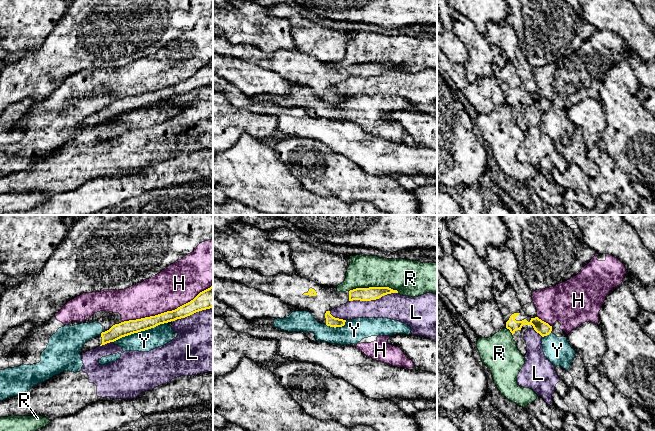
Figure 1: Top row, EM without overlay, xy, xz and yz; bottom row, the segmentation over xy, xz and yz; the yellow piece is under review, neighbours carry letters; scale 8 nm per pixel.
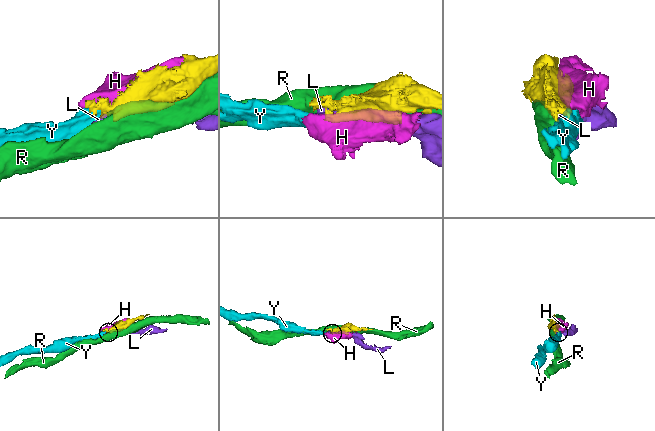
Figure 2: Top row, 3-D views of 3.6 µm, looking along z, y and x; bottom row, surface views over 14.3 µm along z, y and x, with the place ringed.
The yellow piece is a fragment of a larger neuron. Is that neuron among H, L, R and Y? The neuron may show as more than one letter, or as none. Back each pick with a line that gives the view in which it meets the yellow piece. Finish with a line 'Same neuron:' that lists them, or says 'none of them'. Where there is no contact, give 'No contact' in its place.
Same neuron: none of them

